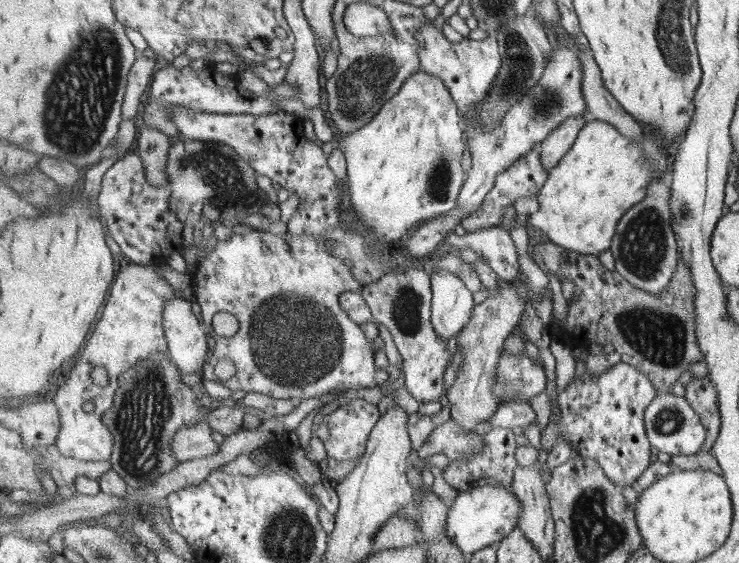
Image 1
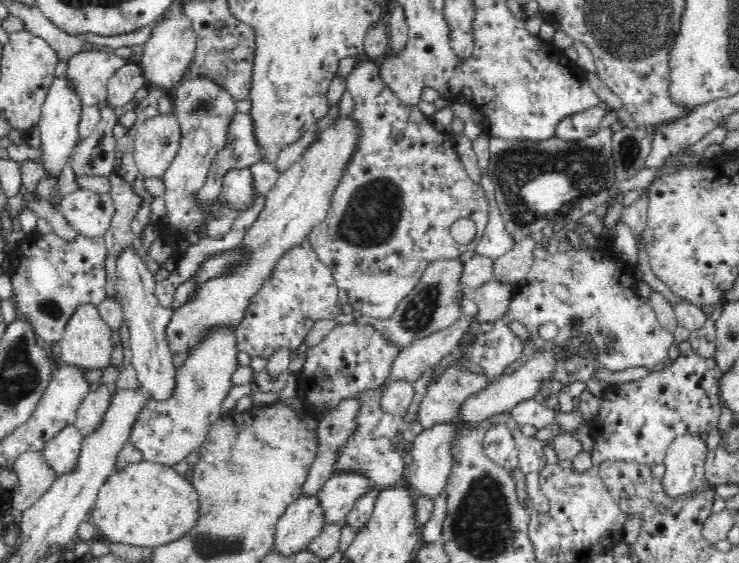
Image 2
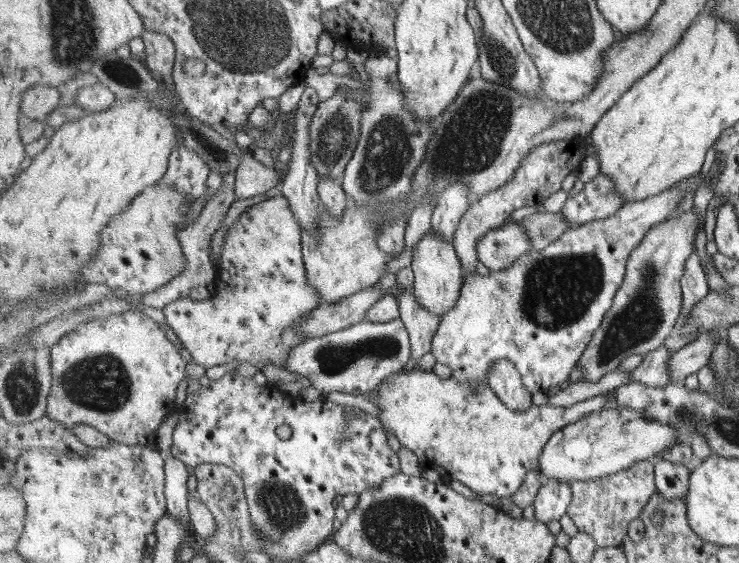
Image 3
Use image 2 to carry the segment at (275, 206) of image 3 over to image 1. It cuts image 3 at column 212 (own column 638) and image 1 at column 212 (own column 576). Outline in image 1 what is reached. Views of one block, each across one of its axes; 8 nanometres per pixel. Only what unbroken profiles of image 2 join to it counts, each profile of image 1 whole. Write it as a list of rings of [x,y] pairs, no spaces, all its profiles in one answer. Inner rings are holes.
[[[252,229],[250,233],[244,235],[232,234],[232,236],[226,241],[218,241],[218,243],[208,252],[205,262],[202,262],[197,270],[192,274],[193,278],[193,289],[195,290],[195,296],[197,299],[196,306],[201,310],[202,316],[205,316],[205,320],[211,324],[213,322],[213,316],[217,312],[231,312],[237,316],[237,320],[241,322],[241,330],[235,336],[217,336],[216,334],[211,335],[212,346],[211,356],[207,358],[206,363],[203,366],[203,378],[207,380],[215,380],[215,362],[219,358],[231,358],[237,366],[237,374],[227,380],[224,386],[229,390],[244,390],[245,392],[258,392],[272,396],[276,399],[291,399],[298,401],[302,398],[317,398],[322,394],[327,394],[335,388],[352,388],[353,390],[361,390],[361,388],[373,388],[377,384],[383,384],[389,380],[389,372],[386,369],[381,370],[375,366],[375,358],[373,348],[369,347],[369,342],[363,334],[362,325],[359,325],[350,317],[350,315],[343,310],[342,304],[340,303],[340,295],[344,292],[360,292],[364,287],[361,282],[353,276],[353,264],[349,259],[336,255],[333,251],[330,251],[328,247],[330,244],[323,237],[316,237],[315,235],[304,235],[291,234],[291,232],[285,232],[284,234],[274,234],[265,230]]]

